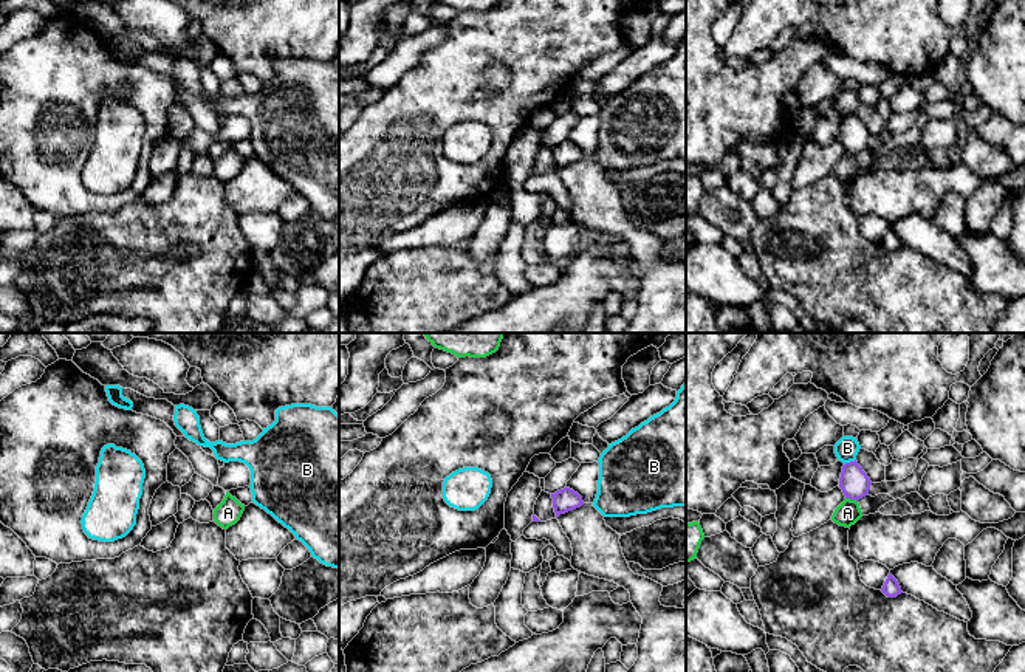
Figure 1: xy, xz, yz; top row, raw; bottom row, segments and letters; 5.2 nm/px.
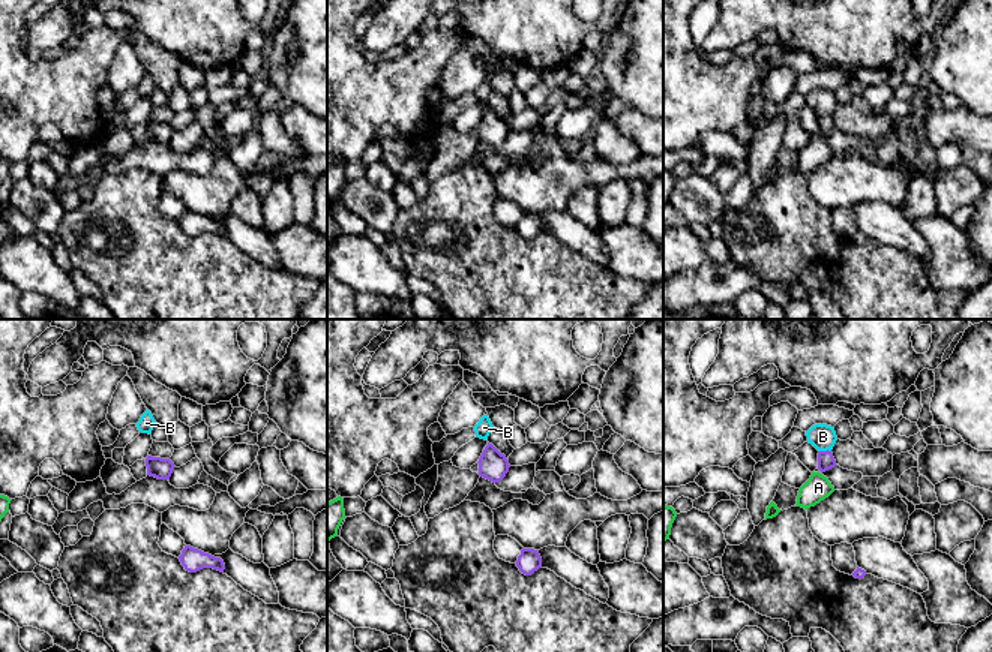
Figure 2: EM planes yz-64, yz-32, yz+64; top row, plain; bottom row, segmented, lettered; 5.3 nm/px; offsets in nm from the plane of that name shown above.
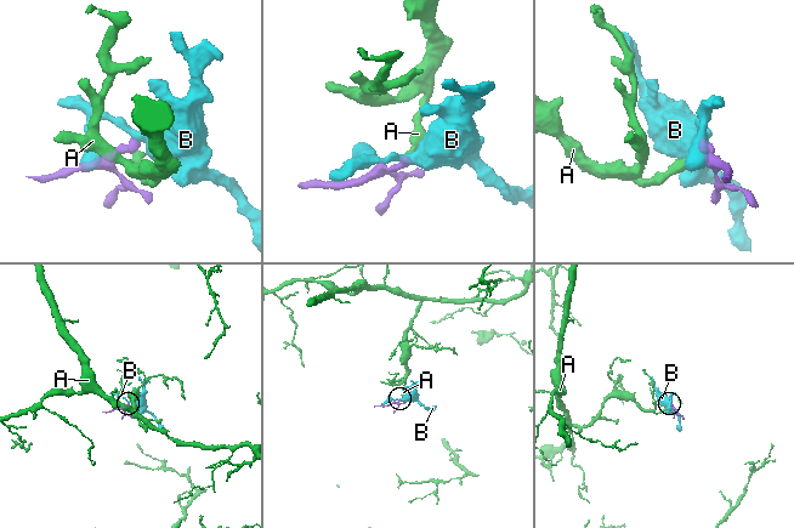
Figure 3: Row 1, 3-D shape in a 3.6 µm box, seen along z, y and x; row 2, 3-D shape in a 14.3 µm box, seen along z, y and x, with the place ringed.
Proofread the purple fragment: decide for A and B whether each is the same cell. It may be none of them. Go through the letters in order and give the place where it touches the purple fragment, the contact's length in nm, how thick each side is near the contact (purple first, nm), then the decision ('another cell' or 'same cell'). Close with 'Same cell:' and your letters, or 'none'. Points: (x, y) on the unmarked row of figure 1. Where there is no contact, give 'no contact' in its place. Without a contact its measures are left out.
A: meets purple in yz at (852, 152); contact 70 nm long; 150 nm thick on the purple side, 120 nm on the other; another cell
B: meets purple in yz at (850, 115); contact 70 nm long; 150 nm thick on the purple side, 120 nm on the other; same cell
Same cell: B

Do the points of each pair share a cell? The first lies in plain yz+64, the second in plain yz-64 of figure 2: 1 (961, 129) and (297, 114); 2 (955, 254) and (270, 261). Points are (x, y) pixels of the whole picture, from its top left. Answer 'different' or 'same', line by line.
1: same
2: different

